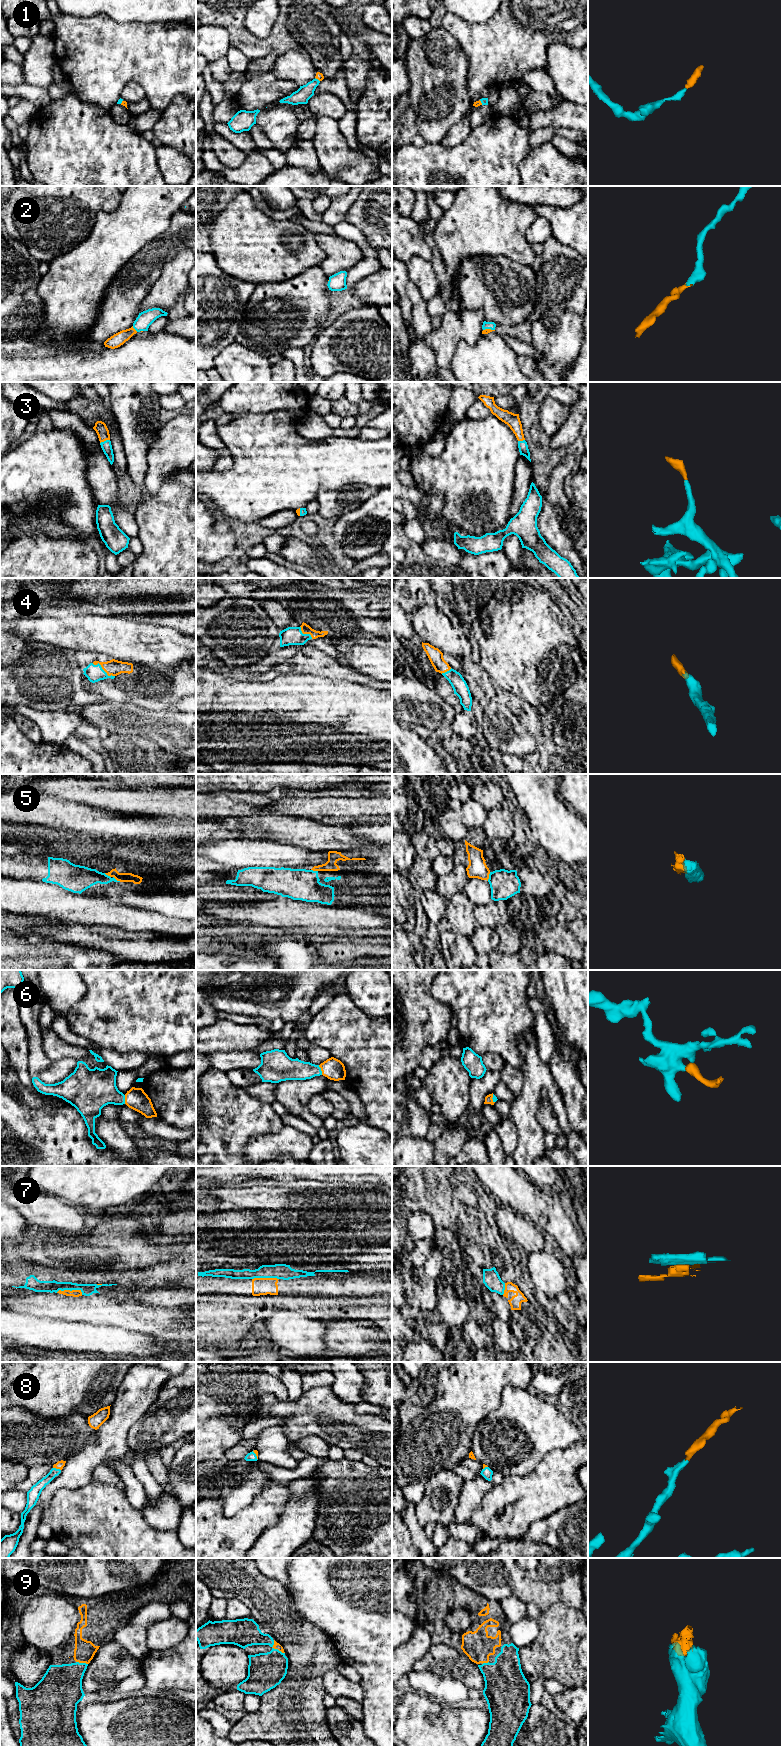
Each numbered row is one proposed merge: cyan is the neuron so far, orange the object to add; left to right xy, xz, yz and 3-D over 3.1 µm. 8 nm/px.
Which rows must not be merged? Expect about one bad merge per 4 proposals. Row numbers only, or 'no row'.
5, 7

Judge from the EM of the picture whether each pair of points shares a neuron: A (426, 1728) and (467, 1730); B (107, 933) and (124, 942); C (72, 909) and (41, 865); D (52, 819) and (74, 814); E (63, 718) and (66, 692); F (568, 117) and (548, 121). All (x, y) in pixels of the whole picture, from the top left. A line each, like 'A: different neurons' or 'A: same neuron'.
A: same neuron
B: same neuron
C: different neurons
D: same neuron
E: different neurons
F: same neuron

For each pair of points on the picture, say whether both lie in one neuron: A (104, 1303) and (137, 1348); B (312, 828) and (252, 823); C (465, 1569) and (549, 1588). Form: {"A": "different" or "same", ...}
{"A": "different", "B": "same", "C": "same"}

